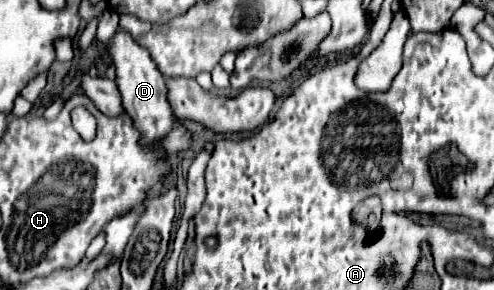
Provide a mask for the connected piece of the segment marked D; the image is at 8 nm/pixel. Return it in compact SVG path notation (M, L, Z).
M117 28L115 36L111 38L111 42L107 46L107 54L111 58L111 64L115 64L115 68L117 68L117 86L123 96L123 108L131 116L135 128L141 132L139 144L151 146L157 152L161 152L163 158L167 158L167 152L161 146L161 142L173 130L175 118L173 118L171 104L167 100L167 84L165 84L163 74L157 70L157 64L151 60L151 54L147 52L147 48L141 48L121 28Z

